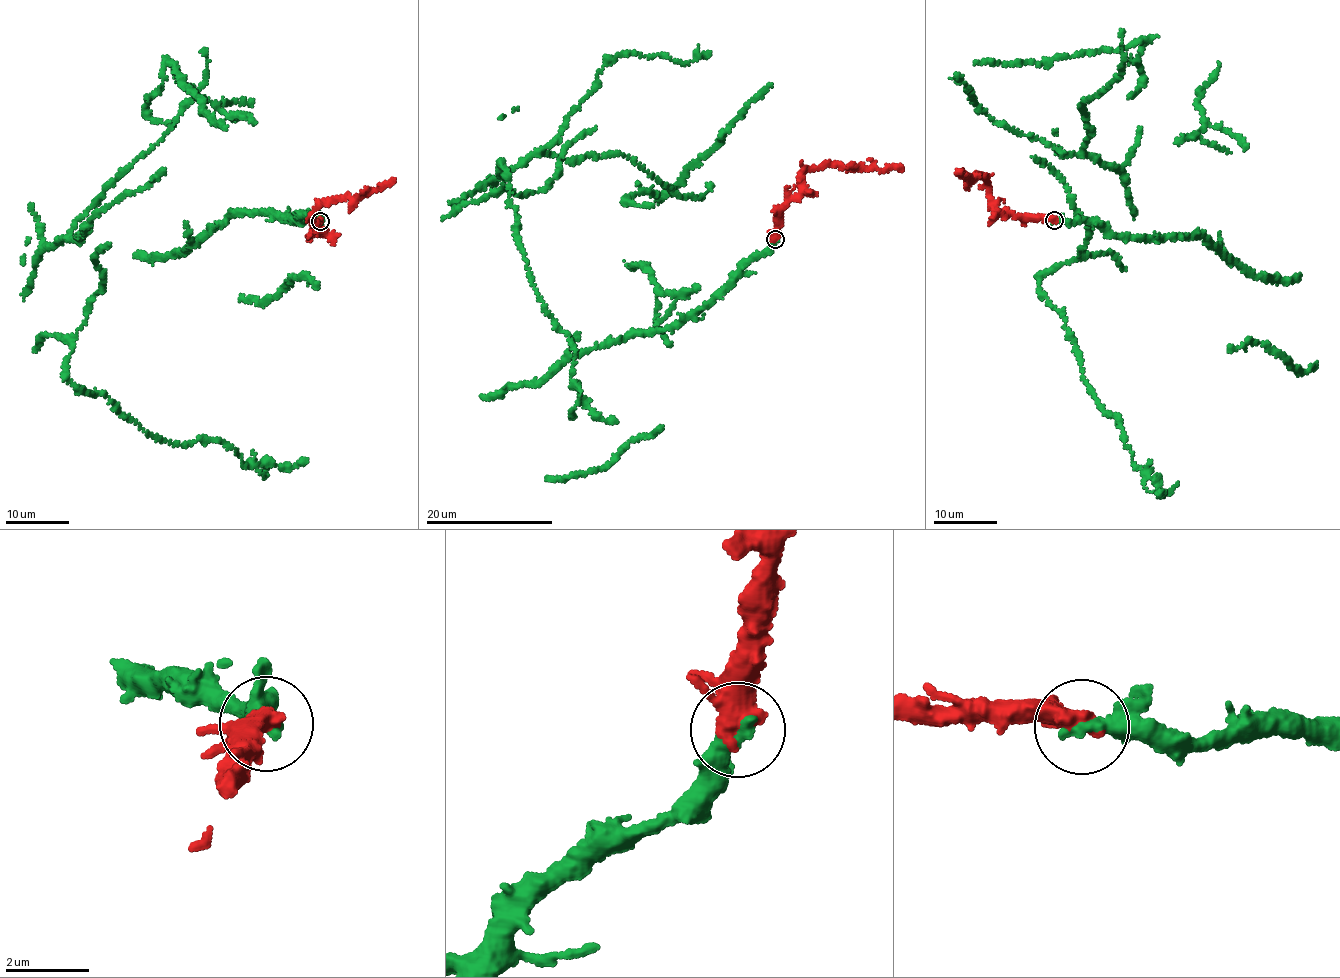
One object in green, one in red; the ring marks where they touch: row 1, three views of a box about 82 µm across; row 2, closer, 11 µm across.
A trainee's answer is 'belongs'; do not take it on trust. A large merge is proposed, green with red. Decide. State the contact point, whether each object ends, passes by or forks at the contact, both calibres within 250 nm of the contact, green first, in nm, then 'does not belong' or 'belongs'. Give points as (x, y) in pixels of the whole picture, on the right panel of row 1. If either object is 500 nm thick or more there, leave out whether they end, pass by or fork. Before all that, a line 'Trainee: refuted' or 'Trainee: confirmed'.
Trainee: confirmed
(1054, 220) | green ends | red passes by | 440/440 nm | belongs

